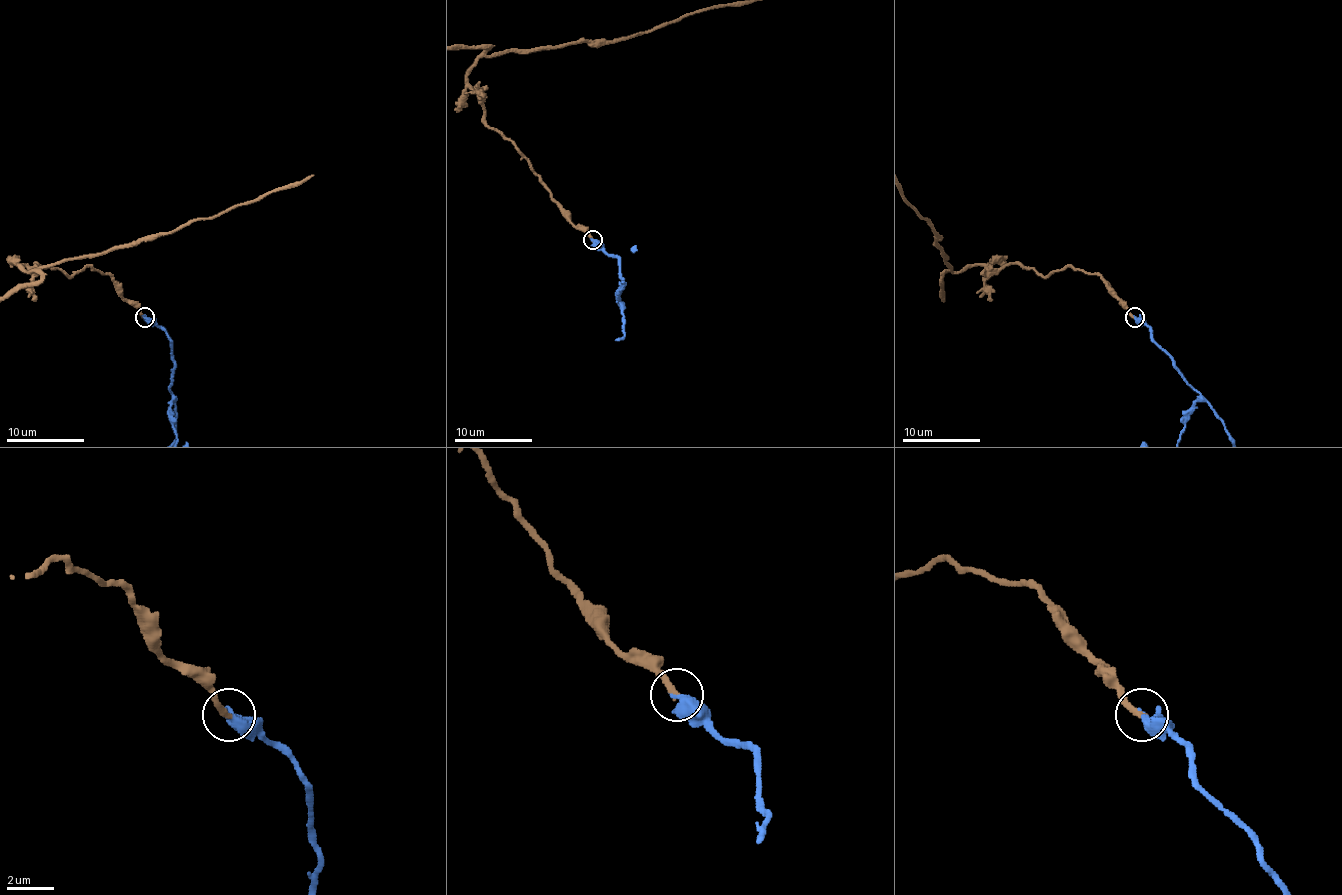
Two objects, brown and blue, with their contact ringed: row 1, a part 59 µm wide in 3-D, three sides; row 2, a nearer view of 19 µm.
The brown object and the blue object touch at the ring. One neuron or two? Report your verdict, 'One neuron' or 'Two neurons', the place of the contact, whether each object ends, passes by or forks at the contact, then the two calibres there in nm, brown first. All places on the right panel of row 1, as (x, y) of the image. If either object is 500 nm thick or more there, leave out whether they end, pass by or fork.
One neuron. Place: (1134, 317). Thickness 280 nm (brown) against 500 nm

